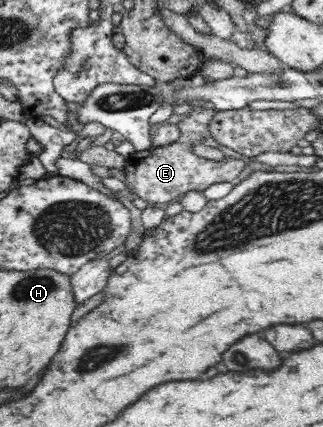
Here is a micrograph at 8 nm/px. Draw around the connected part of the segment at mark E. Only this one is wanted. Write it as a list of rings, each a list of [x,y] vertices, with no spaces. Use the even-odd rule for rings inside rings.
[[[192,106],[192,108],[189,116],[178,125],[181,131],[178,141],[165,146],[150,147],[144,152],[136,151],[123,159],[127,179],[126,188],[150,204],[170,204],[172,199],[176,199],[178,195],[184,195],[187,191],[203,192],[214,183],[232,181],[244,170],[244,162],[233,156],[225,155],[223,158],[214,160],[200,157],[190,151],[192,143],[199,142],[210,135],[208,124],[216,111],[215,108],[212,110],[202,110],[199,106]]]

